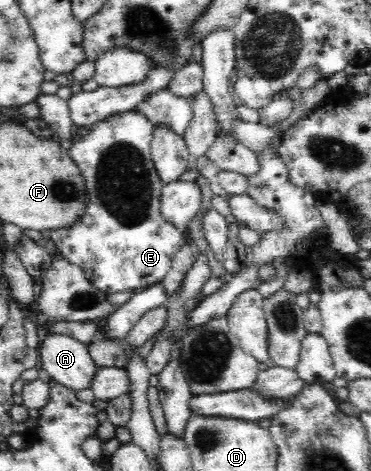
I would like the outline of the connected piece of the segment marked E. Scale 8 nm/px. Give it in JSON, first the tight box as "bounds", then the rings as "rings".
{"bounds":[35,93,183,295],"rings":[[[43,93],[39,94],[35,100],[40,105],[39,118],[47,122],[60,138],[71,138],[69,155],[81,170],[87,194],[85,207],[82,207],[82,212],[74,223],[70,227],[54,228],[51,231],[53,249],[59,249],[61,257],[67,262],[81,267],[89,282],[107,295],[123,293],[123,291],[138,292],[154,283],[162,282],[171,270],[172,259],[182,248],[183,230],[175,228],[161,214],[161,195],[164,185],[152,160],[150,143],[153,125],[150,125],[143,114],[133,109],[120,114],[111,114],[107,119],[95,122],[89,134],[72,137],[71,127],[74,123],[70,117],[68,100],[58,97],[57,94]]]}

